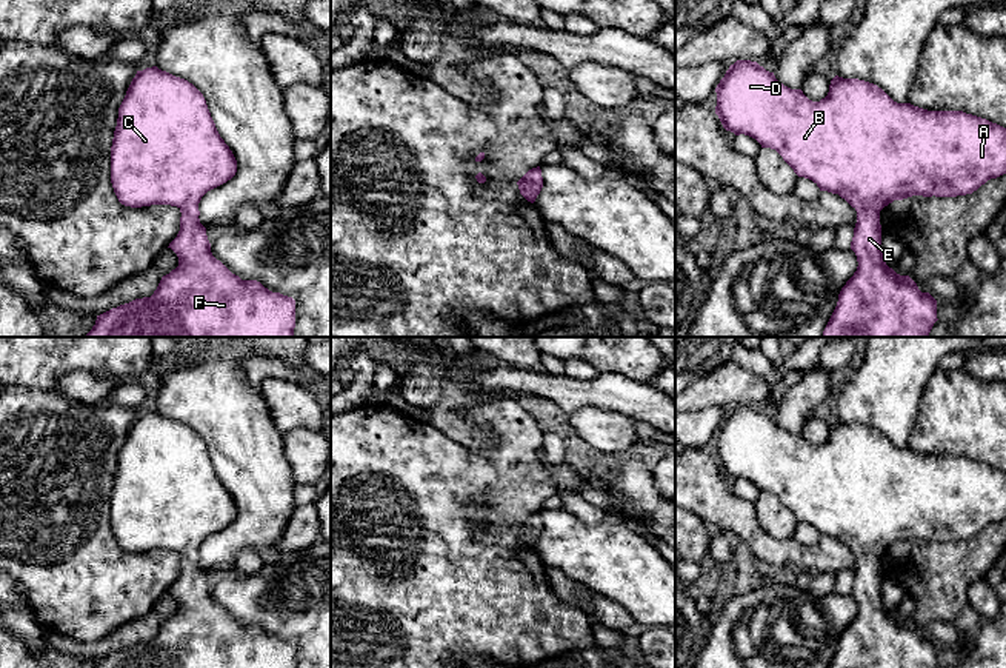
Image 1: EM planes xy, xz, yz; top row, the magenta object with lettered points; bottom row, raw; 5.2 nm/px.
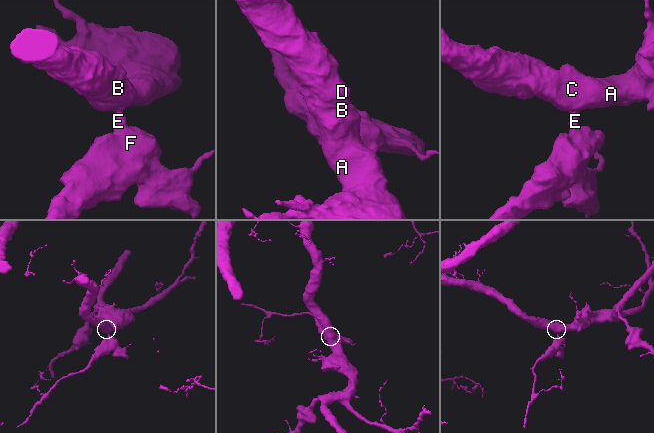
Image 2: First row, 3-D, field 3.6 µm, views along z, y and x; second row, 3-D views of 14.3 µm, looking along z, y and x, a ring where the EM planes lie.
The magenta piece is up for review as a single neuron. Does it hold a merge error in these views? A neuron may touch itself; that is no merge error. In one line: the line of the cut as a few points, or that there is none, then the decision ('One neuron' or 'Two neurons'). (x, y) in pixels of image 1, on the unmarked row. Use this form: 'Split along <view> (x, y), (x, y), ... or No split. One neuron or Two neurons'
No split. One neuron

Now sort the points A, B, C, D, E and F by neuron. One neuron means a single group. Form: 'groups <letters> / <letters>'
groups A B C D E F

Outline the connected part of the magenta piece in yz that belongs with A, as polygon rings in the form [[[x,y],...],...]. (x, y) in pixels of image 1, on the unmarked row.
[[[751,405],[731,409],[715,437],[715,459],[726,476],[749,480],[761,493],[775,494],[798,522],[812,525],[820,536],[838,539],[857,556],[851,594],[858,611],[841,633],[828,668],[935,668],[937,645],[929,637],[921,637],[909,620],[897,619],[884,606],[880,556],[894,545],[912,540],[972,539],[988,525],[1006,519],[1006,473],[963,456],[928,456],[911,448],[897,448],[874,428],[838,420],[831,425],[828,440],[812,446],[801,434],[784,431],[774,417]]]

